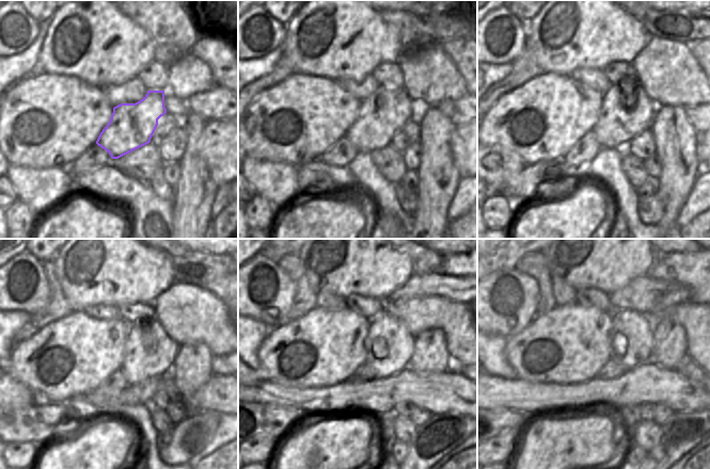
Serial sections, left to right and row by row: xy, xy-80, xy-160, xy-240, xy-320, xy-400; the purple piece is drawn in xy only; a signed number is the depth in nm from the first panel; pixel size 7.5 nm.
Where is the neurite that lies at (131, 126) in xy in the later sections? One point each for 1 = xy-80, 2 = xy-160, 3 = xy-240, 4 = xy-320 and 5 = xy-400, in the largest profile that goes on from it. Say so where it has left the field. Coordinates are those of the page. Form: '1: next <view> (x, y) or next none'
1: next xy-80 (382, 114)
2: next xy-160 (627, 110)
3: next xy-240 (148, 353)
4: next xy-320 (390, 345)
5: next xy-400 (631, 338)

